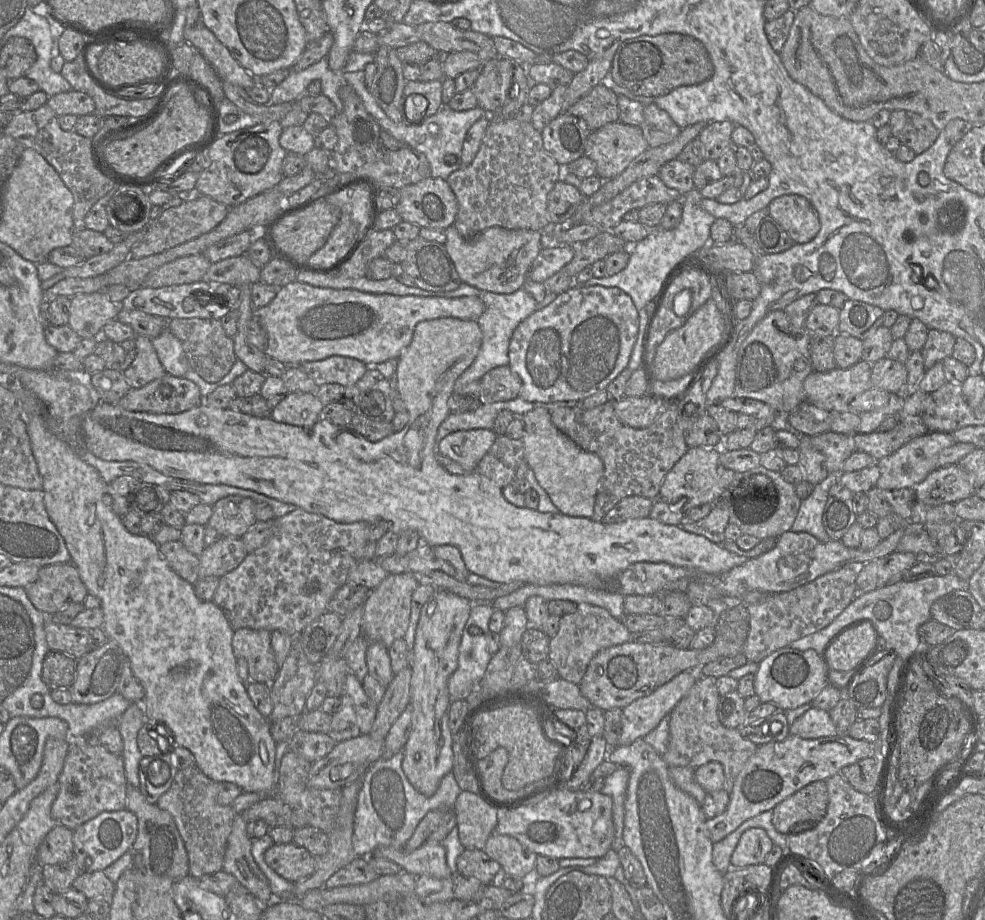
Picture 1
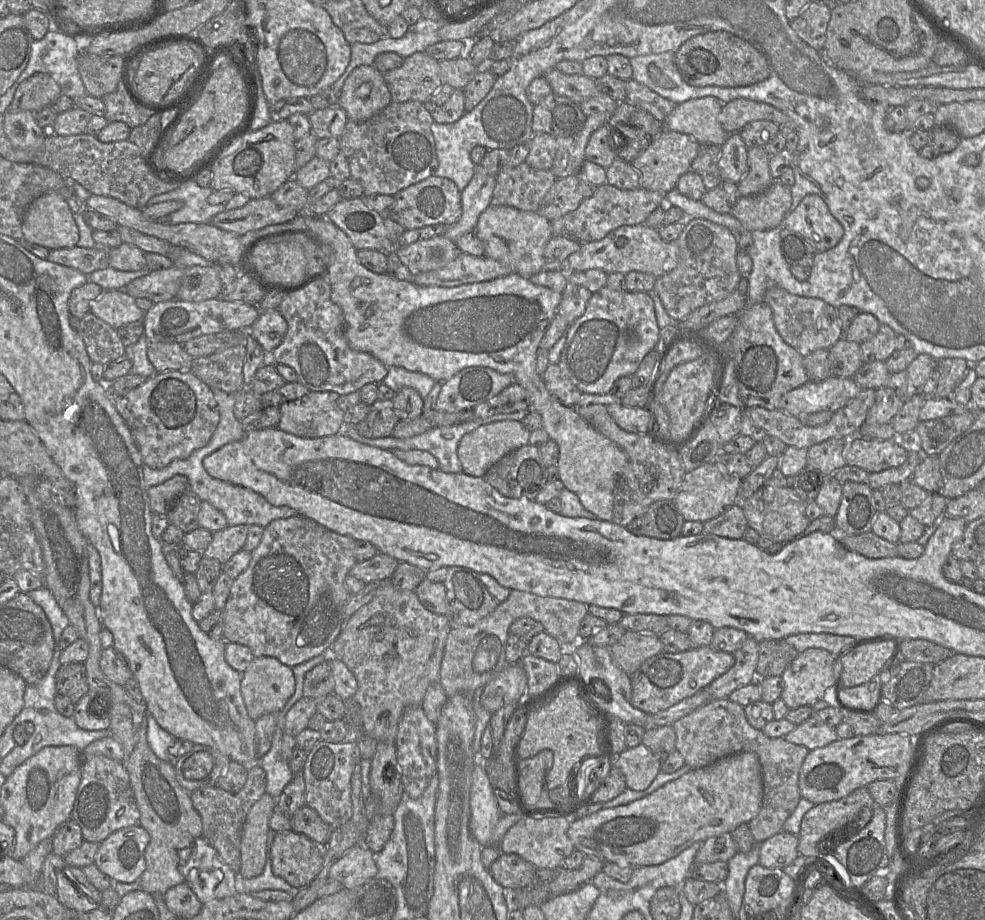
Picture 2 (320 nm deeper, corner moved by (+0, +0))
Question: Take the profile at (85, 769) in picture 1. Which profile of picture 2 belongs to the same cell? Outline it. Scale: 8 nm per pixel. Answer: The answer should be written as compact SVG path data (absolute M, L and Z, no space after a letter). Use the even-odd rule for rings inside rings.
M105 756L84 757L81 780L71 813L79 824L85 841L100 843L110 834L139 824L140 812L130 785L130 778L122 764Z

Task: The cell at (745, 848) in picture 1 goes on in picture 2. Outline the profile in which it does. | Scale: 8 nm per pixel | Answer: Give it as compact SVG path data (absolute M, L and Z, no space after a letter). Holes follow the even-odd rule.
M782 830L761 843L758 864L783 869L800 855L797 846L798 836Z

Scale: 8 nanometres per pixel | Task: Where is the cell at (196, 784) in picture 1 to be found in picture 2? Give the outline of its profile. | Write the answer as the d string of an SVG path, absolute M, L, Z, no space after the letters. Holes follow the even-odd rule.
M260 764L246 767L247 781L237 793L230 793L216 786L196 789L190 793L193 807L202 820L202 837L236 874L241 868L241 834L245 819L251 807L266 793L266 773Z

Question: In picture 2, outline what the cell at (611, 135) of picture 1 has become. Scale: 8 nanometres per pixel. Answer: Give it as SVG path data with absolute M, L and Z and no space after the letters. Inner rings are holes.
M664 129L631 163L640 176L640 187L663 194L676 188L679 178L688 172L697 156L700 144L689 135Z

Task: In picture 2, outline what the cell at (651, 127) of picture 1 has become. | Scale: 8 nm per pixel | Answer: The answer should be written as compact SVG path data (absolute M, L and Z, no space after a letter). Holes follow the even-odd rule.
M630 79L626 83L626 99L628 104L650 113L660 122L676 108L677 104L653 92L647 86Z

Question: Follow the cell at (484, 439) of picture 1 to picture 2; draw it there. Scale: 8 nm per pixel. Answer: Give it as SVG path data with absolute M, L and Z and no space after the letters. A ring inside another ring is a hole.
M503 420L482 425L465 434L457 448L463 472L483 477L506 454L529 444L530 433L519 421Z

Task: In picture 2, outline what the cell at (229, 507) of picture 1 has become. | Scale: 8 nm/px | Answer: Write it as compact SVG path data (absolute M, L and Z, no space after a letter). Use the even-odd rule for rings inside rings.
M247 524L227 526L222 530L213 532L212 541L203 556L218 560L221 564L226 563L237 552L243 549L249 532Z

